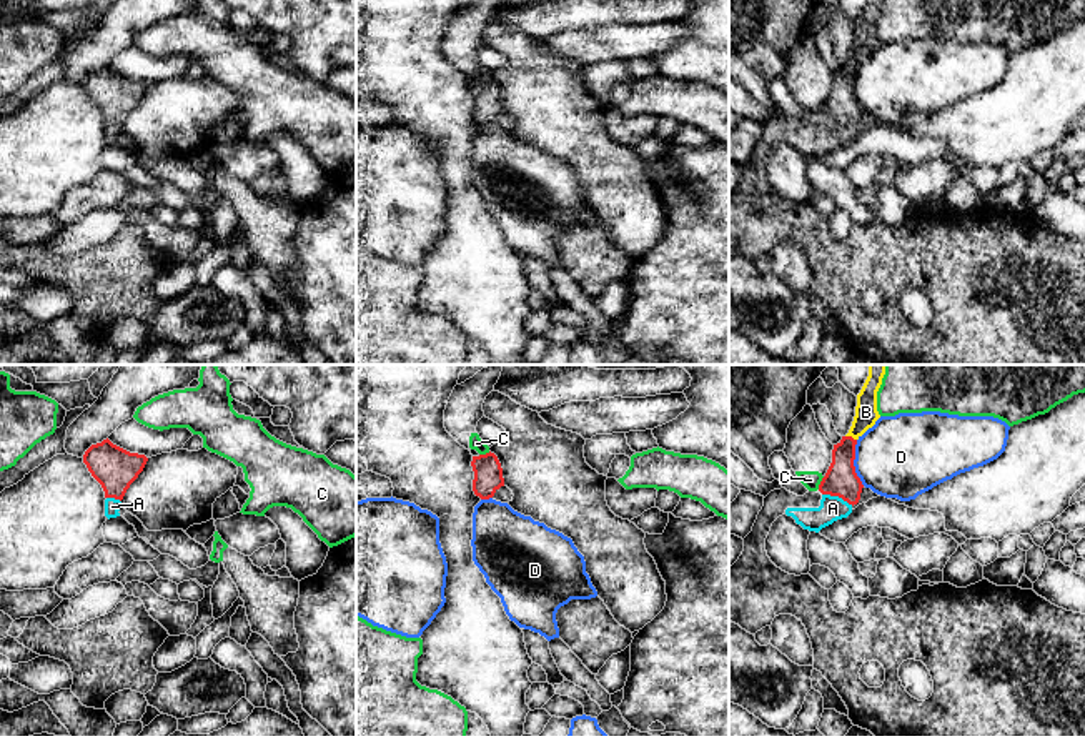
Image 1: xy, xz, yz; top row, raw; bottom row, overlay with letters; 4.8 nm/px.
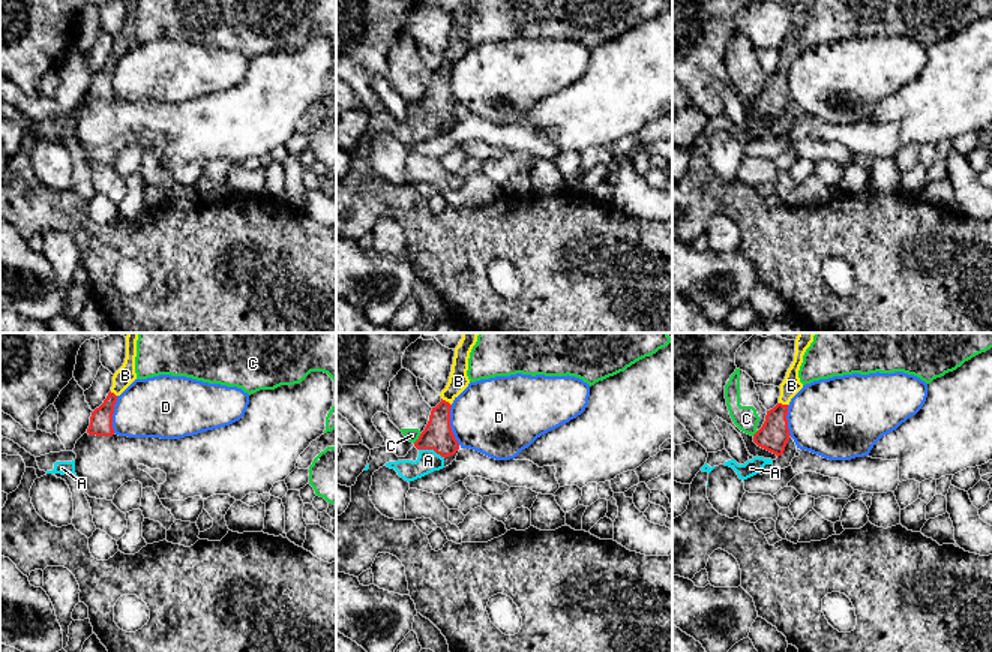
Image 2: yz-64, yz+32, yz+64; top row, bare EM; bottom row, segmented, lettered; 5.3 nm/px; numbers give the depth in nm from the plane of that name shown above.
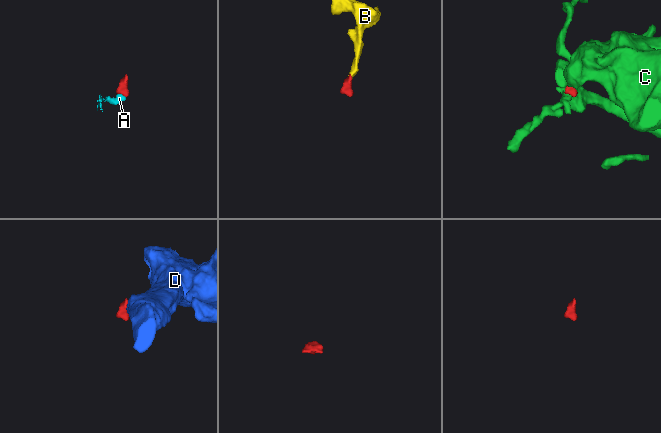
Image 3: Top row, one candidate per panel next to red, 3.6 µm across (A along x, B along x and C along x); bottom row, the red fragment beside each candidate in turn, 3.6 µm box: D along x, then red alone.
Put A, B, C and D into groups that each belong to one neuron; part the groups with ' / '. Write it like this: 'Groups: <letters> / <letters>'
Groups: A B / C / D

